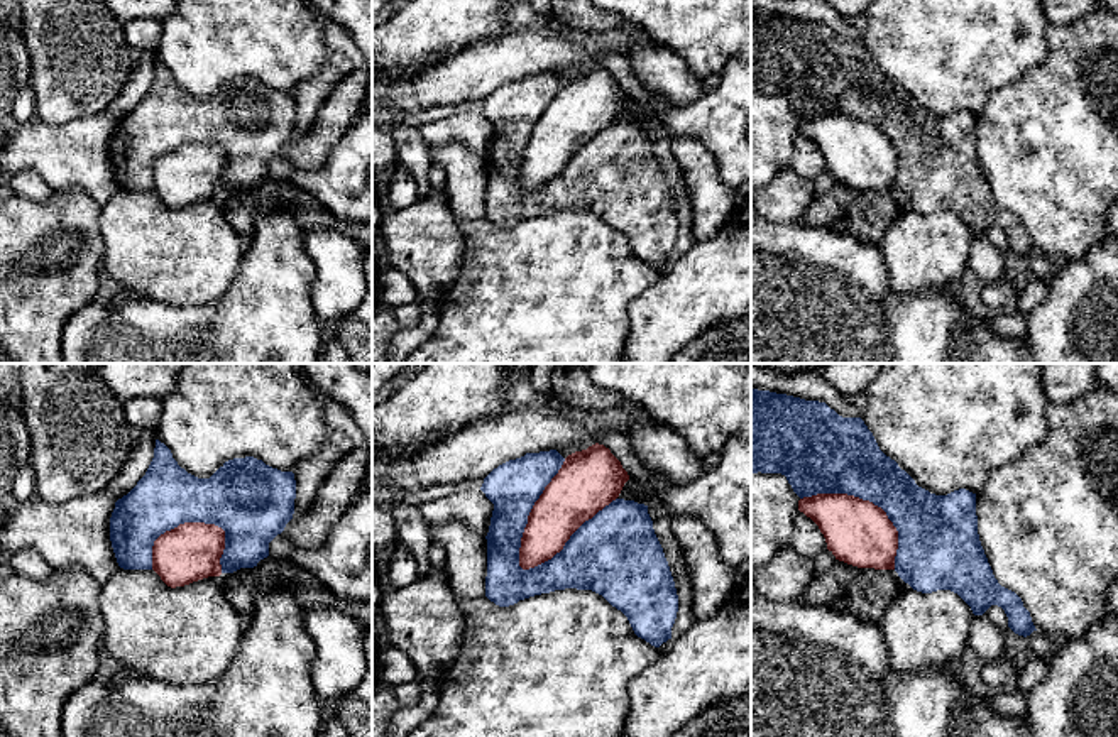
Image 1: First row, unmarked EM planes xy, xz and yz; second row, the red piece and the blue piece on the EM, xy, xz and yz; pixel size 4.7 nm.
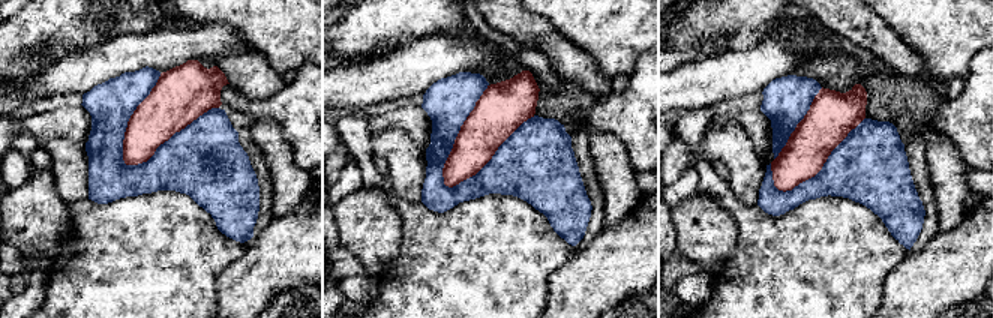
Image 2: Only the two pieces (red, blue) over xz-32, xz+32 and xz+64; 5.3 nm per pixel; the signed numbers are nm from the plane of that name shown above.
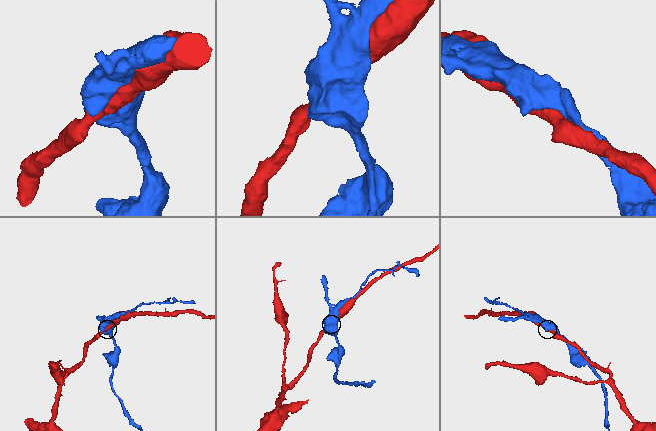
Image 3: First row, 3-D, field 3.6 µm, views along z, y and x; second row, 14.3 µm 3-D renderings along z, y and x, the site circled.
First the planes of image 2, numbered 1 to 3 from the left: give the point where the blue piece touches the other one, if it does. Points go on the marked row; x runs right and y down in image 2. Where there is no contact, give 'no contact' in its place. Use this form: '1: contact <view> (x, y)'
1: contact xz-32 (170, 137)
2: contact xz+32 (489, 159)
3: contact xz+64 (822, 165)

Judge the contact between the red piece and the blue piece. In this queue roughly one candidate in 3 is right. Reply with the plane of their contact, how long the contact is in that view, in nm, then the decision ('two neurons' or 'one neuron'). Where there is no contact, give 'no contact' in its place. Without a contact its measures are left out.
contact in xz; length 550 nm; two neurons

